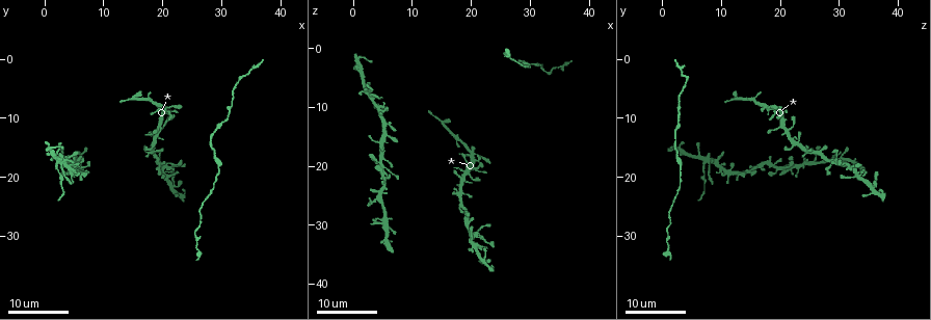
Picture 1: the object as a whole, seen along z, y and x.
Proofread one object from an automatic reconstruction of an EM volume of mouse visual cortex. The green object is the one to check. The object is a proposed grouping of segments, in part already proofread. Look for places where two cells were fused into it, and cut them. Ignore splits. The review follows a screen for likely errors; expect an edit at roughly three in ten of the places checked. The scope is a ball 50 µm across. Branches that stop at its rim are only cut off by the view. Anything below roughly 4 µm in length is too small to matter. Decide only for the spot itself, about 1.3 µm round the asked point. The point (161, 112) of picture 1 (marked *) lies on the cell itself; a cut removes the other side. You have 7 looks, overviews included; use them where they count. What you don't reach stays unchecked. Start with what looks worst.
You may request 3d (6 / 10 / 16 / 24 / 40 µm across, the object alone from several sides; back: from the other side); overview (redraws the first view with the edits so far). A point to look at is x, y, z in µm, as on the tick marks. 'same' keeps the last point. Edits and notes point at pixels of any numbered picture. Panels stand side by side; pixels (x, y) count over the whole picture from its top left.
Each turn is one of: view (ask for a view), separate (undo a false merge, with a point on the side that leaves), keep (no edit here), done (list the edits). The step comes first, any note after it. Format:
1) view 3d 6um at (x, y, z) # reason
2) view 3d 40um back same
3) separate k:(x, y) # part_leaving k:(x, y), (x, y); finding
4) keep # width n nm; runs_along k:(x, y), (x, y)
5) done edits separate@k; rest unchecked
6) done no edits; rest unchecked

view 3d 24um at (2.0, 17.0, 7.0) # four arms meet

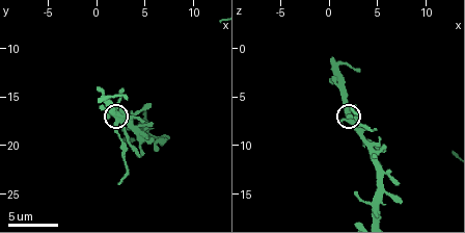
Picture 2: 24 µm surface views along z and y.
view 3d 10um same # zoom in

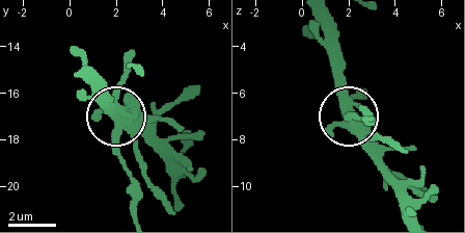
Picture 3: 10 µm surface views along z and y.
separate 3:(125, 169) # part_leaving 3:(119, 130), (119, 158), (136, 188), (138, 212); a second cell is stuck on

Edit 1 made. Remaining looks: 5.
view 3d 16um at (20.0, 8.0, 17.5) # three-way junction

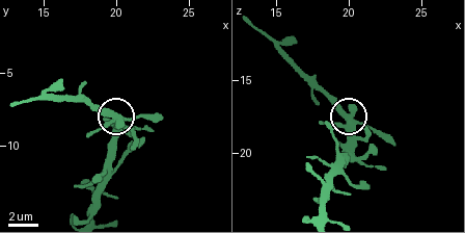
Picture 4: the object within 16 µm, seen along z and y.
view 3d 6um same

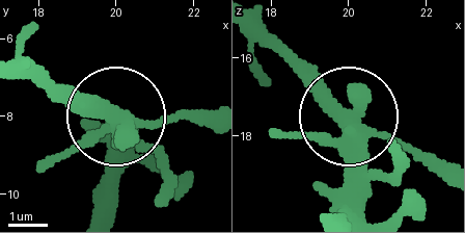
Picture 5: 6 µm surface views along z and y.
keep # runs_along 5:(343, 208), (343, 102), (266, 26); one cell here

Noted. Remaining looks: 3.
view 3d 16um at (5.5, 18.0, 20.0) # sudden change in width

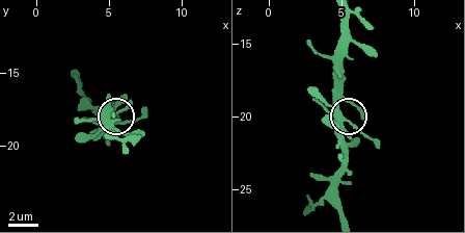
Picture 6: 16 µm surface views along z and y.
view 3d 6um same # closer look

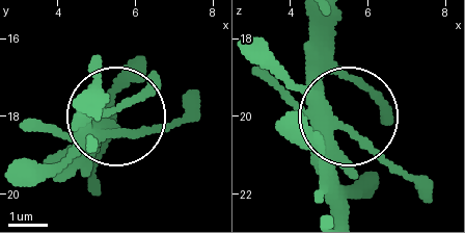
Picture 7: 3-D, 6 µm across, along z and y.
keep # one cell here

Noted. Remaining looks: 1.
done edits separate@3; rest unchecked

